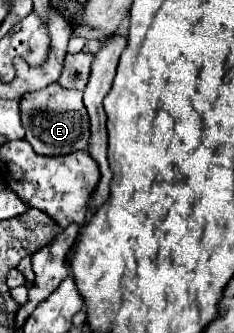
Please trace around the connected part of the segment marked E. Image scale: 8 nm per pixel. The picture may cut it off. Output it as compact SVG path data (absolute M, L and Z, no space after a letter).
M51 83L45 89L23 93L19 99L21 123L25 127L25 141L37 155L69 155L73 151L85 151L89 147L89 115L83 105L83 91L65 89L59 83Z

